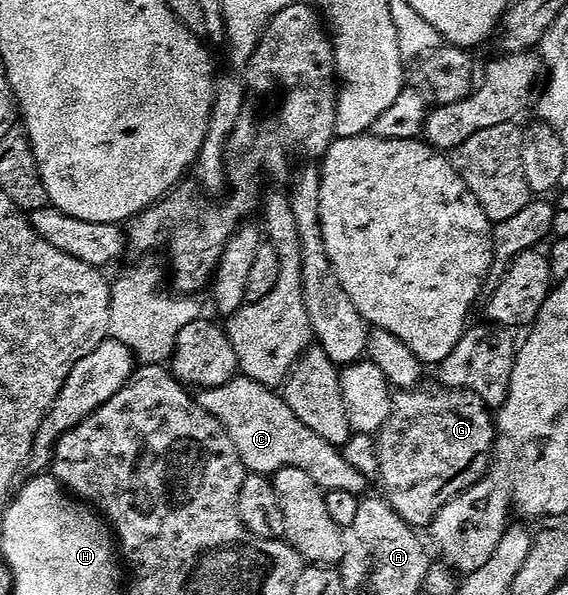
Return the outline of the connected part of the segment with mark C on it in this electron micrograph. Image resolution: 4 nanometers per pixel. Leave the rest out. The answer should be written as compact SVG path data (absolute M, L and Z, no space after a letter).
M236 378L225 386L200 391L197 399L210 416L221 422L229 438L233 438L233 446L237 446L237 454L241 454L248 473L270 477L282 468L296 468L305 470L315 485L327 492L345 490L363 494L368 491L368 477L357 474L357 470L345 462L340 449L325 442L325 438L317 438L317 434L289 410L278 391L246 378Z

